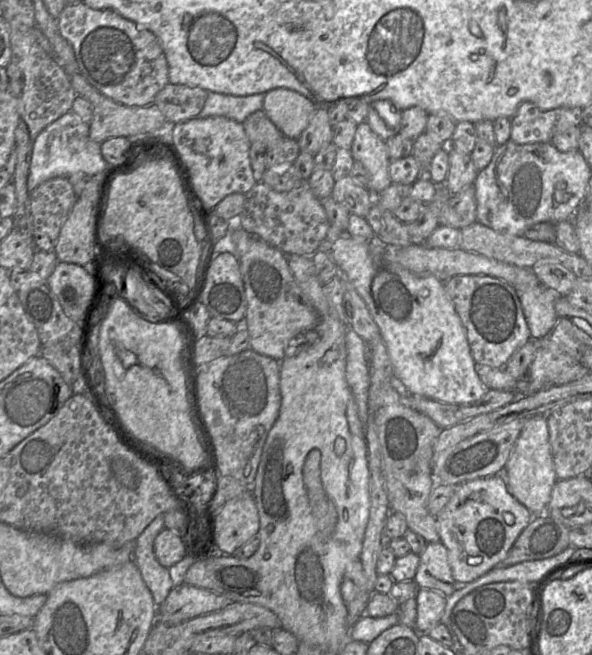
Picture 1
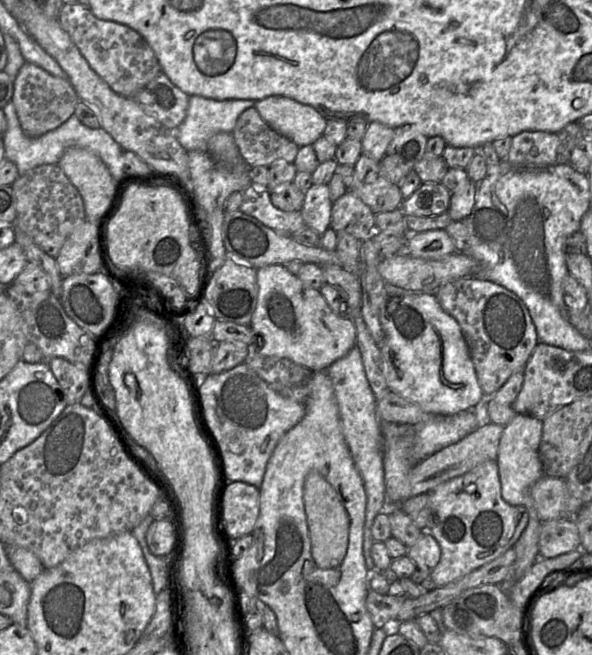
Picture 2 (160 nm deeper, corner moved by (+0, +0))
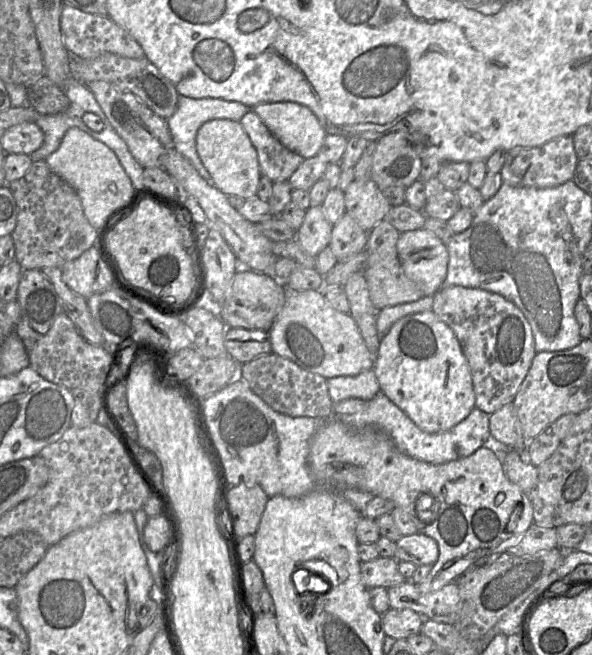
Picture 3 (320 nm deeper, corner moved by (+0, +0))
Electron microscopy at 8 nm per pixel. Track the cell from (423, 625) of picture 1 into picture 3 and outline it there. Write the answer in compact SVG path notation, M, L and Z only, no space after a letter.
M378 557L369 562L361 562L361 580L367 589L384 587L386 589L405 582L398 571L398 561L395 558Z

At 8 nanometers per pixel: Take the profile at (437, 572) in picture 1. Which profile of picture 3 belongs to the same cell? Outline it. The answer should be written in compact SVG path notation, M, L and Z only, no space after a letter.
M423 533L402 536L396 542L394 558L398 562L411 562L415 566L433 565L438 556L438 543Z

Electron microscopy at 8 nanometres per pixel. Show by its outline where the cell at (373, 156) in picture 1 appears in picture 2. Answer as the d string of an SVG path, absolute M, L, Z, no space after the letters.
M361 154L354 165L351 188L376 215L401 207L403 197L399 186L380 174L379 163Z

